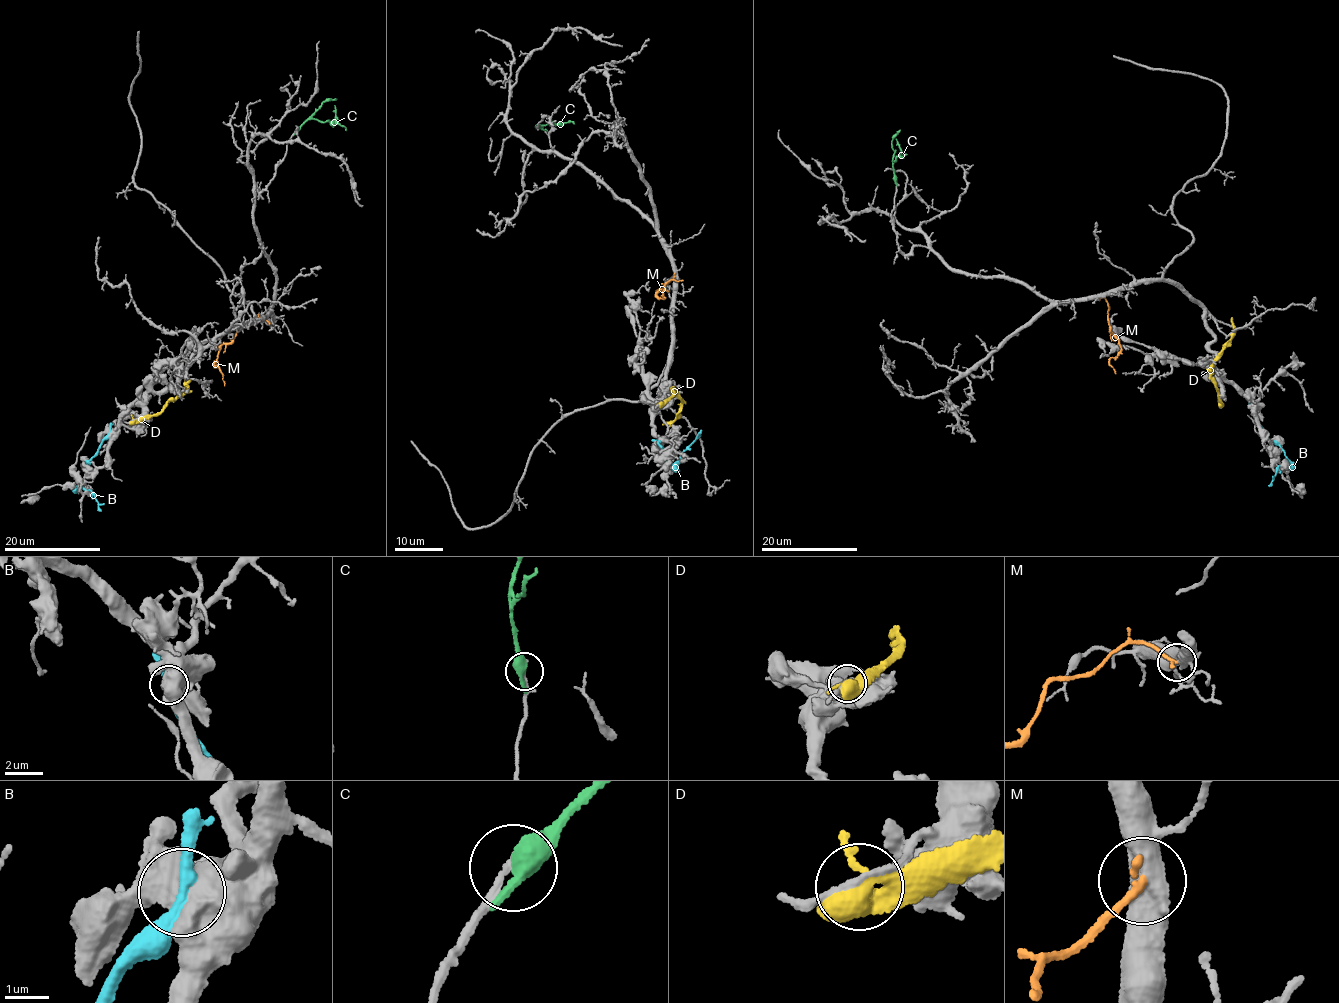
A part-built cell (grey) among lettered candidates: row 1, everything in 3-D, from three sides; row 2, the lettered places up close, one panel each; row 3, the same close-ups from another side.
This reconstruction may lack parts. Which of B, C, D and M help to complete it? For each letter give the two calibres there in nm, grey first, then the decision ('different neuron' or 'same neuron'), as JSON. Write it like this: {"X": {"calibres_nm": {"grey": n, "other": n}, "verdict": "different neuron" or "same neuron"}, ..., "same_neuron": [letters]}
{"B": {"calibres_nm": {"grey": 950, "other": 260}, "verdict": "different neuron"}, "C": {"calibres_nm": {"grey": 160, "other": 550}, "verdict": "different neuron"}, "D": {"calibres_nm": {"grey": 130, "other": 480}, "verdict": "different neuron"}, "M": {"calibres_nm": {"grey": 550, "other": 200}, "verdict": "same neuron"}, "same_neuron": ["M"]}

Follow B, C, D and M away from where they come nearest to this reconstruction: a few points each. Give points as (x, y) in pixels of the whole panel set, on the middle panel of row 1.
B: (657, 441), (666, 460), (675, 465), (702, 430)
C: (537, 127), (553, 122), (558, 124), (549, 126)
D: (660, 403), (672, 395), (673, 390), (681, 400), (673, 421), (663, 424)
M: (675, 276), (657, 291), (661, 289), (656, 295), (659, 298), (664, 297), (663, 291), (669, 281), (683, 281)

